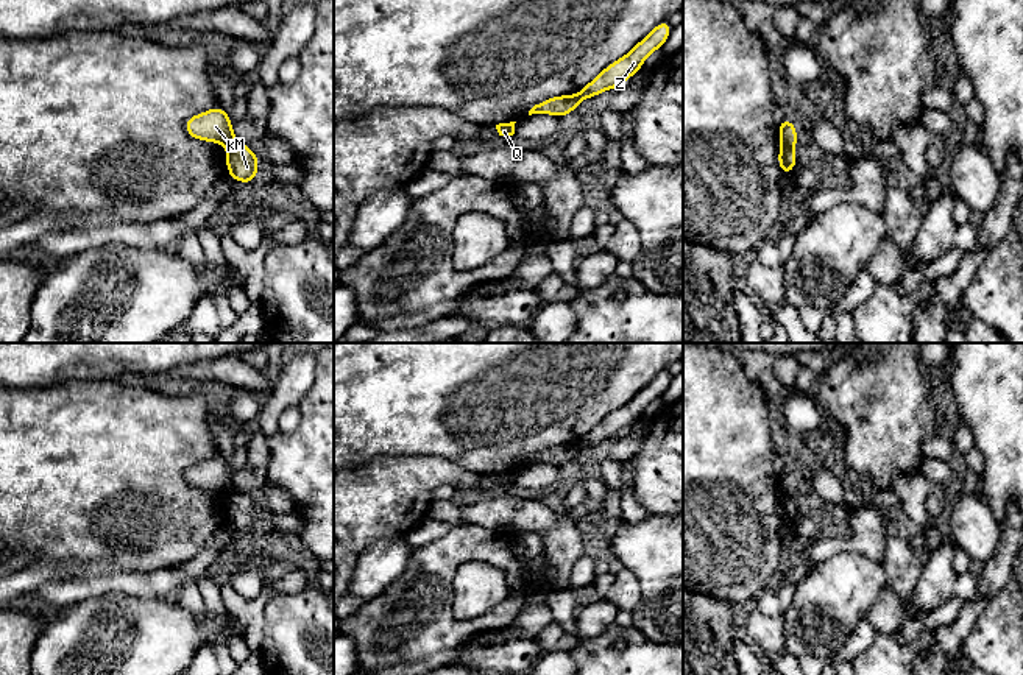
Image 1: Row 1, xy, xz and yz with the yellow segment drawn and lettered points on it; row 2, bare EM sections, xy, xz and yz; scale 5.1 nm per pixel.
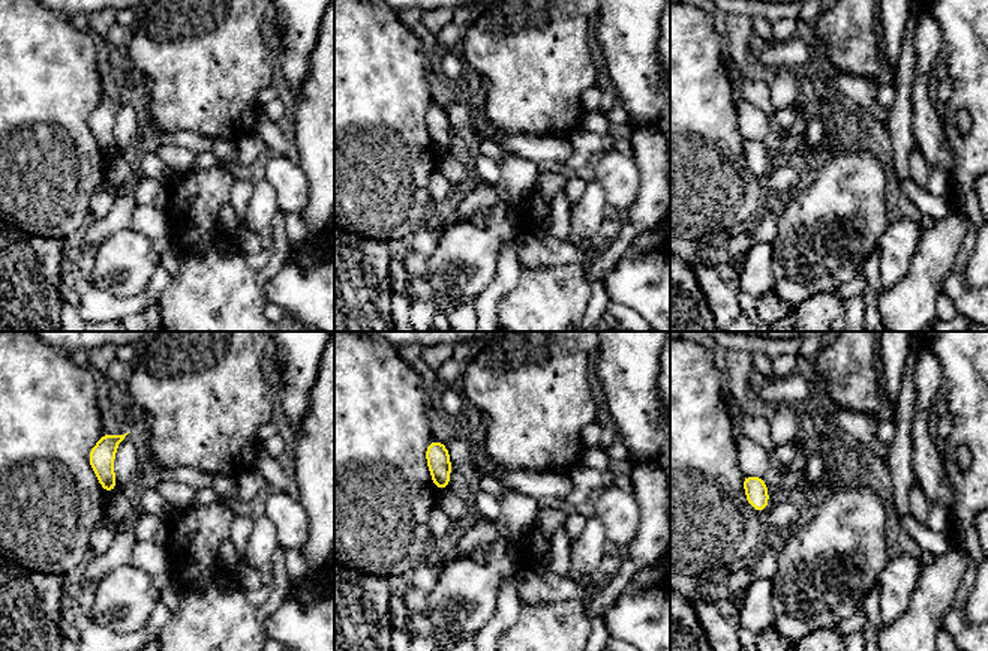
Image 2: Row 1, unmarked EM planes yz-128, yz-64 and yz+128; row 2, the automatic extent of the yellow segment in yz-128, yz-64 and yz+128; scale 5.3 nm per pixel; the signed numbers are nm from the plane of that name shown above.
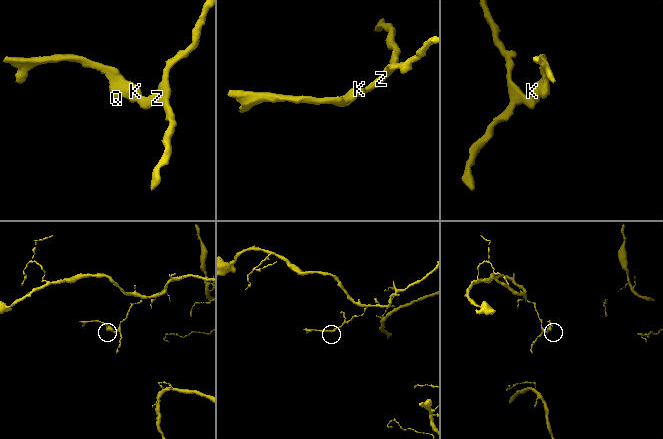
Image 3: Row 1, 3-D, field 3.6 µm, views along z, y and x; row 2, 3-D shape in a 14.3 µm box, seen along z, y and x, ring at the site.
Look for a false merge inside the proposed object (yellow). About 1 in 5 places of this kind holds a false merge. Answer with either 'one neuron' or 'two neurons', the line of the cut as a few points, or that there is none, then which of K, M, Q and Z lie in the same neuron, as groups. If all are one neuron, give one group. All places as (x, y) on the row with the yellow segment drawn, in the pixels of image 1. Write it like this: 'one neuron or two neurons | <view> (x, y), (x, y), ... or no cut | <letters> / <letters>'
two neurons | yz (782, 142), (792, 150) | K Q / M Z

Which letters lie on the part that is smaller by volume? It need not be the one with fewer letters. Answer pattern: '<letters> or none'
K, Q

